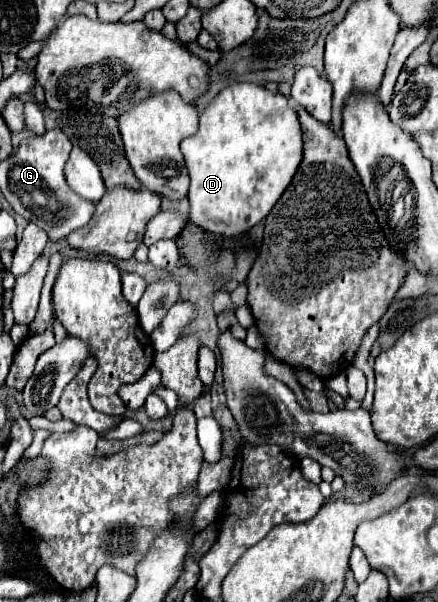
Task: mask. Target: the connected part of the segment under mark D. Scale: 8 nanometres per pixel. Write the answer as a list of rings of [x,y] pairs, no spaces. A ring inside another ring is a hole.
[[[237,83],[223,89],[201,113],[199,131],[181,143],[189,169],[191,221],[201,229],[235,237],[263,221],[303,159],[303,137],[295,107],[281,93]]]

